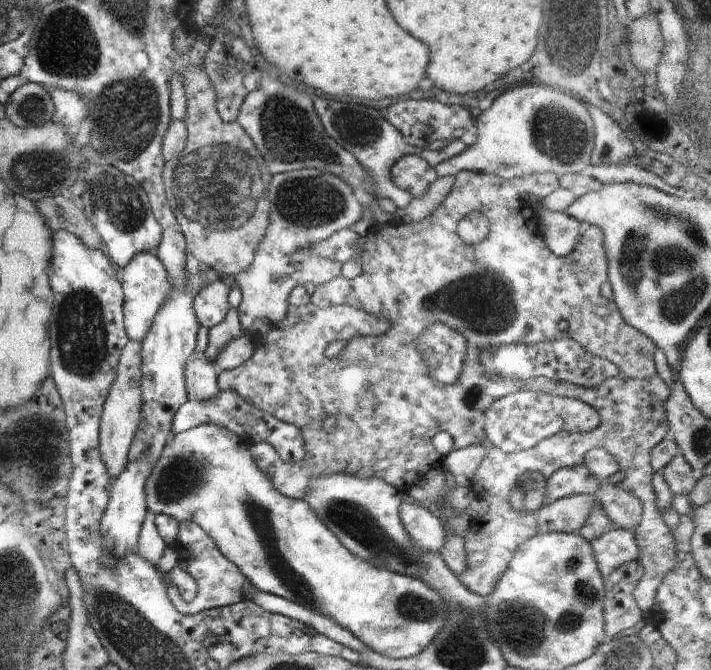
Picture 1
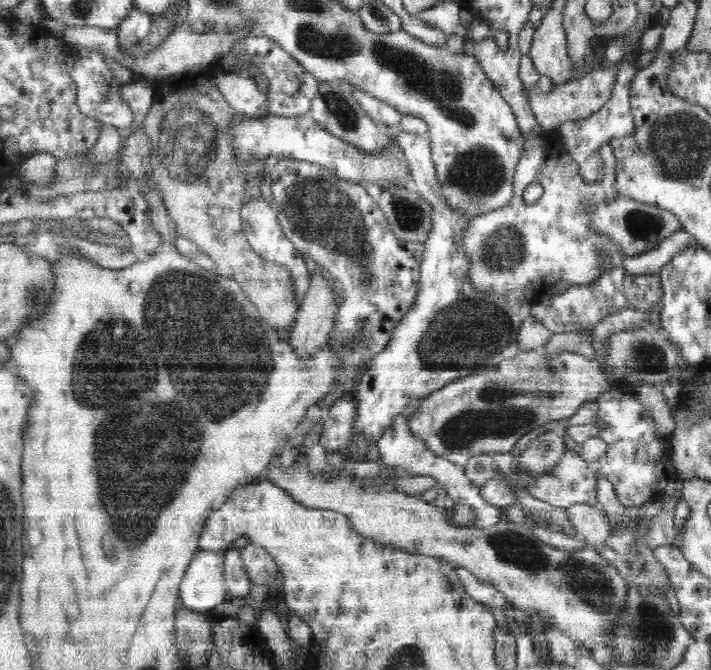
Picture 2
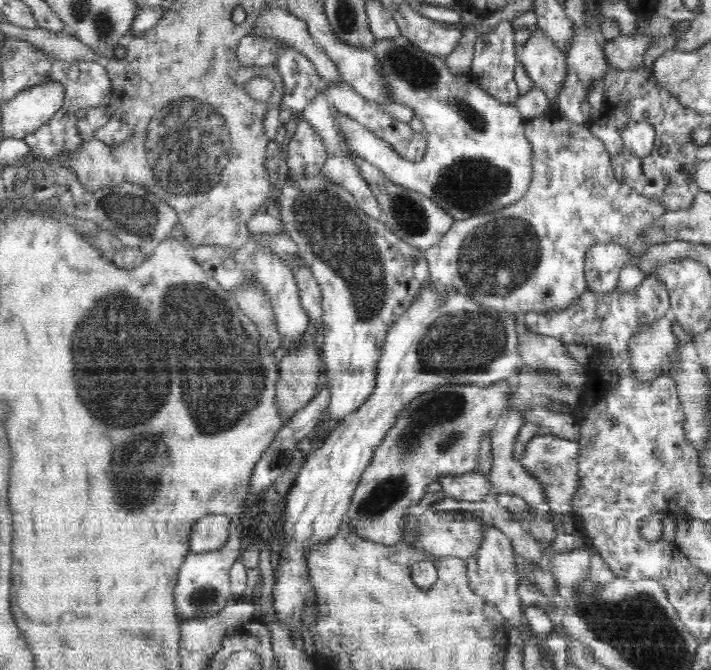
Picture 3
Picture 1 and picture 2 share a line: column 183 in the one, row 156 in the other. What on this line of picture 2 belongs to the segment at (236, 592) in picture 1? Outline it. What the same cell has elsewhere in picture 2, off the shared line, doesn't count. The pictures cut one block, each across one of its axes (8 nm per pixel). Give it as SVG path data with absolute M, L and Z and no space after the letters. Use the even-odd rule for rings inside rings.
M550 129L547 132L544 132L542 136L526 136L524 139L524 152L522 153L521 160L517 165L515 170L515 175L513 178L513 197L512 200L502 208L497 208L491 211L486 211L484 214L478 215L472 219L470 219L470 224L468 224L468 228L464 230L464 251L466 251L466 255L470 257L470 270L468 270L468 279L470 279L470 284L472 287L476 287L478 291L490 291L490 292L500 292L500 294L509 293L514 289L528 289L536 290L541 293L542 288L547 288L548 285L553 285L558 281L564 281L566 287L572 285L581 285L588 284L593 280L596 280L600 274L602 274L602 260L604 258L609 258L610 266L614 267L623 267L622 260L625 257L625 254L622 254L622 250L620 250L620 246L615 244L615 242L604 236L603 234L596 234L596 230L592 230L590 228L589 222L591 219L591 214L594 212L595 208L602 203L609 203L612 199L615 199L616 195L619 194L616 188L615 183L615 168L616 168L616 158L613 155L612 147L609 143L603 144L599 148L599 156L602 158L602 163L604 163L604 174L603 177L596 182L586 183L584 179L582 179L582 175L579 174L578 164L571 158L568 154L565 145L563 144L563 140L559 137L559 133L557 129ZM532 182L538 182L538 184L542 185L543 194L534 204L527 204L524 199L522 199L522 194L524 194L524 190L532 184Z

